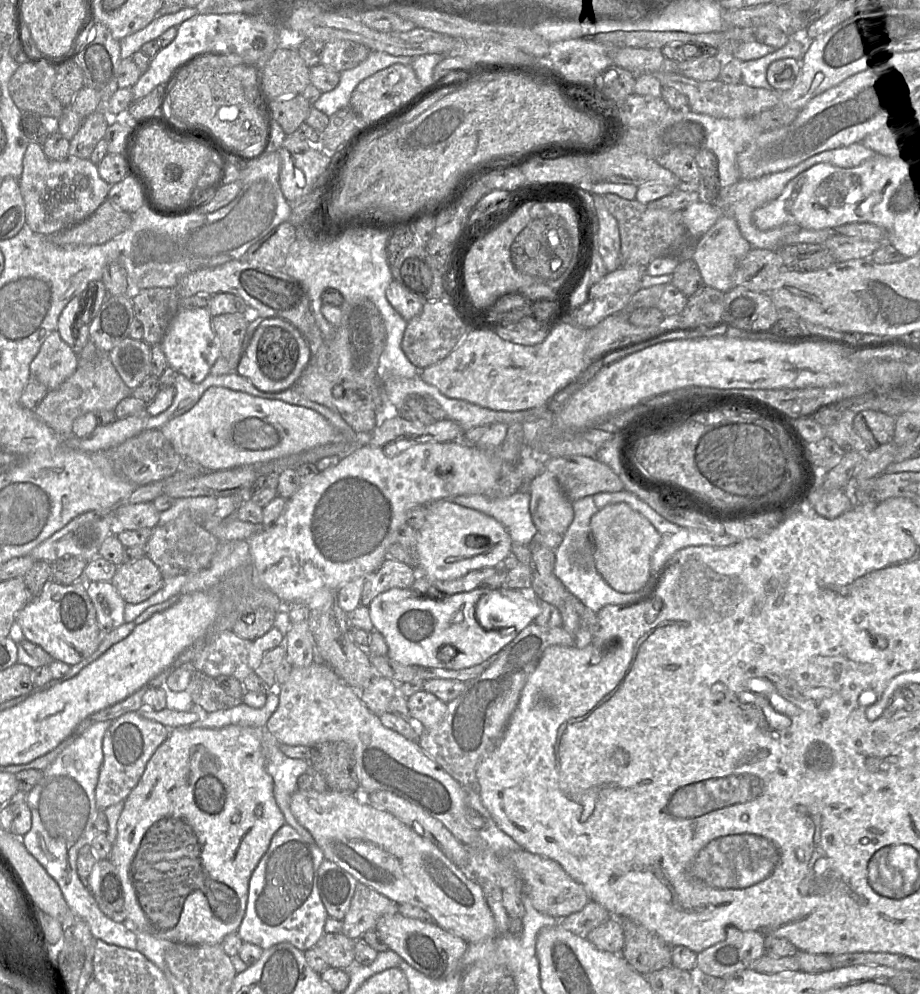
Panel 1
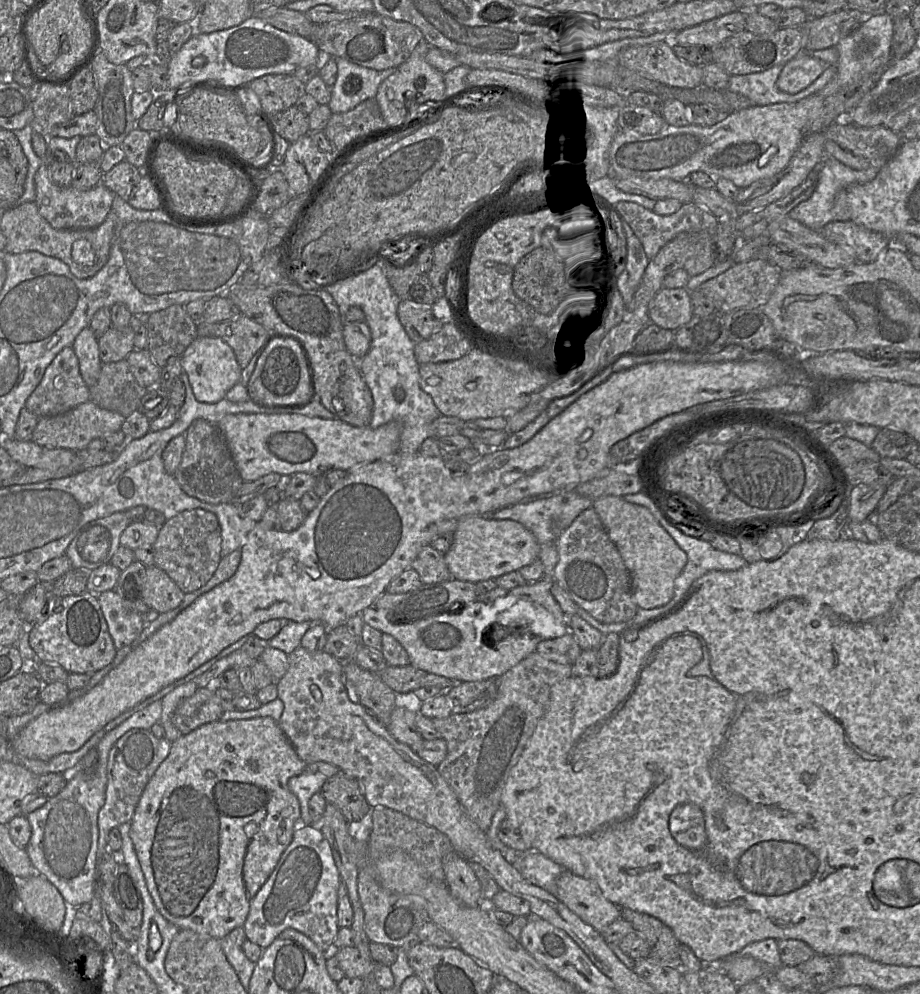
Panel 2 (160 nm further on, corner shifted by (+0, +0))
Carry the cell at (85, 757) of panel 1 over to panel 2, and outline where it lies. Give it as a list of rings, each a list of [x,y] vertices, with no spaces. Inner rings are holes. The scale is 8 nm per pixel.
[[[158,700],[107,732],[95,747],[98,759],[92,772],[75,768],[69,773],[67,784],[59,794],[48,798],[42,807],[27,815],[32,835],[25,849],[36,870],[35,875],[44,876],[74,908],[89,902],[97,888],[98,814],[106,800],[110,750],[129,730],[151,730],[161,715],[162,702]]]

